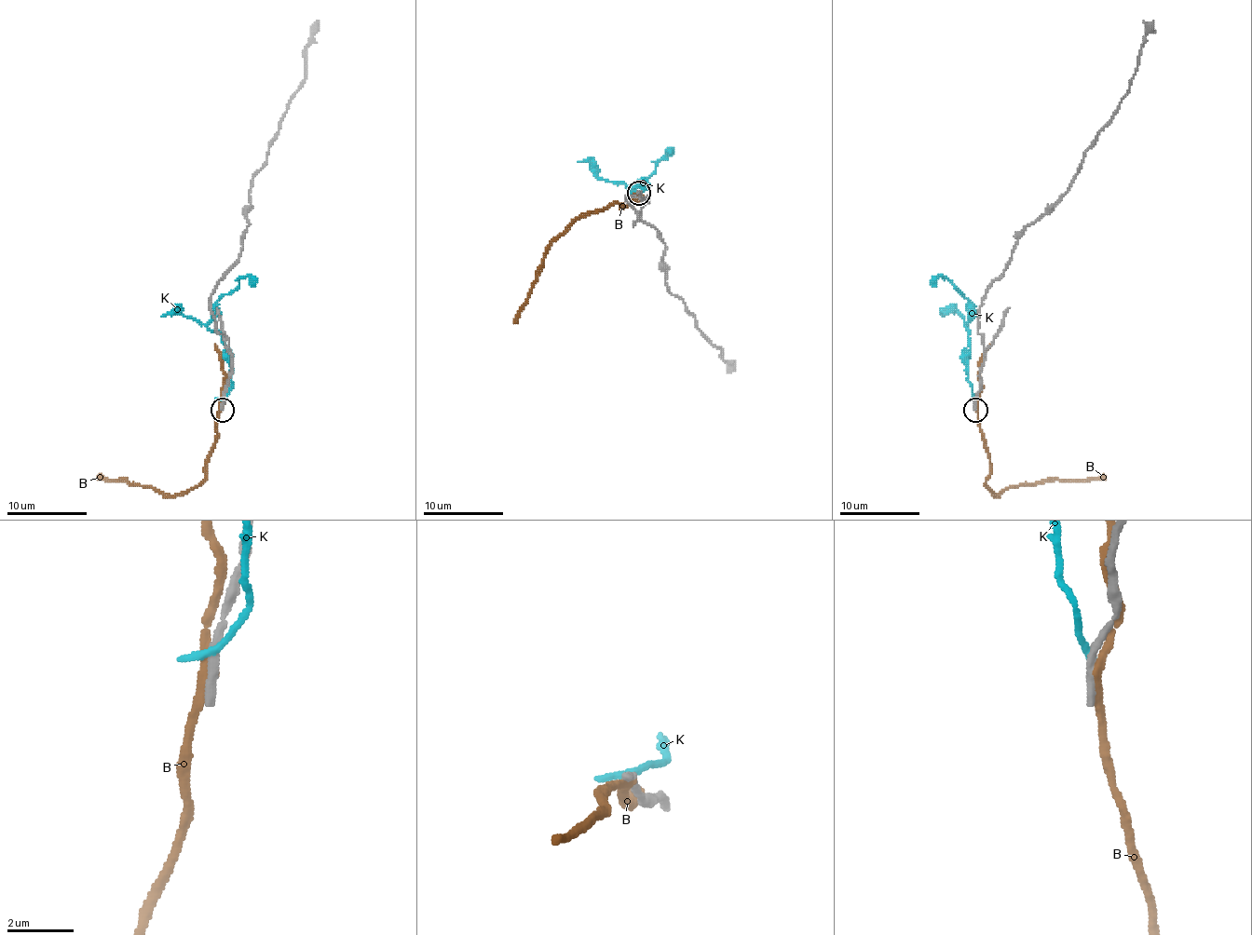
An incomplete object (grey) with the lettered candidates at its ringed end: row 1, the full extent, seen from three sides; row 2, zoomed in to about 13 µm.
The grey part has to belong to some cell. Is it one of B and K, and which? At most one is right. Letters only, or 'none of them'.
none of them

